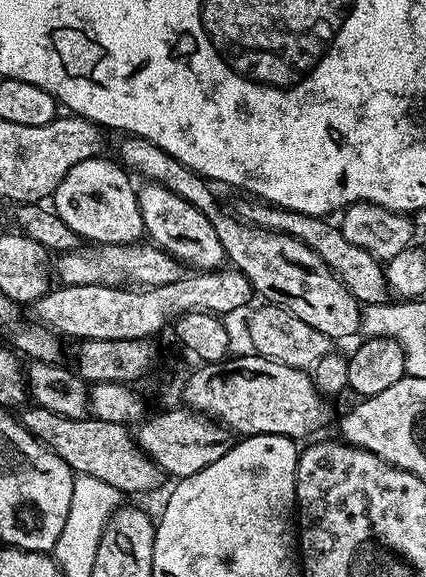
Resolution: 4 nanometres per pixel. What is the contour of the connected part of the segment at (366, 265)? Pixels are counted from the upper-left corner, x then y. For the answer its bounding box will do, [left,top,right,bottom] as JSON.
[234,198,389,305]

